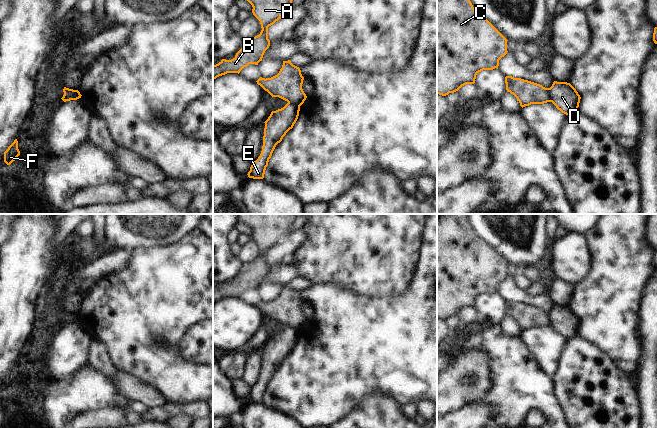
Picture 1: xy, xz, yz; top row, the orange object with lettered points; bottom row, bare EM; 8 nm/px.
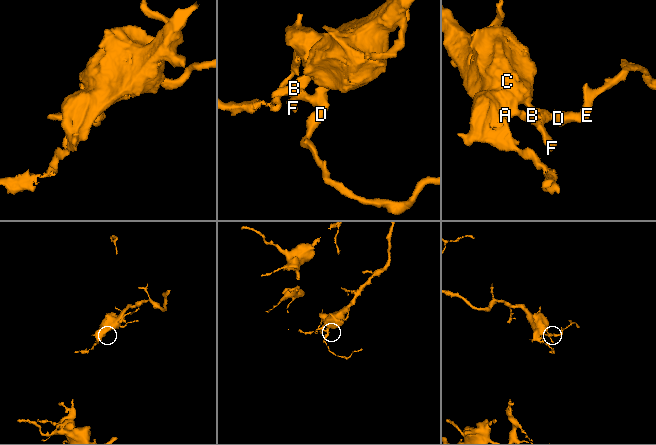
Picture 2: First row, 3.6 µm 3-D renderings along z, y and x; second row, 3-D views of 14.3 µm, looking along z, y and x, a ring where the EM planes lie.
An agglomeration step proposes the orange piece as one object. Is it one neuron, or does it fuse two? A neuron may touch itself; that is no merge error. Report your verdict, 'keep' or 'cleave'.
cleave

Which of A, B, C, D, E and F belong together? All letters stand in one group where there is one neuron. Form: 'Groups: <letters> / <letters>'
Groups: A B C F / D E.

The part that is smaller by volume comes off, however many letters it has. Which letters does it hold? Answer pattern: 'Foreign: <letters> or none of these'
Foreign: D, E

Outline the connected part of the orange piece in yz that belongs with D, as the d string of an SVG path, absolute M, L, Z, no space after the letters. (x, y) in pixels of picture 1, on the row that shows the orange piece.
M554 81L549 90L550 102L562 113L569 115L578 110L581 97L570 83Z

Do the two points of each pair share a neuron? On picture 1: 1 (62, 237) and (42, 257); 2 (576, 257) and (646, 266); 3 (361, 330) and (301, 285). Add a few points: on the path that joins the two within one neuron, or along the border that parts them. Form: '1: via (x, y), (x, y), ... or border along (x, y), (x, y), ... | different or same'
1: border along (58, 226), (57, 232), (51, 241), (57, 246) | different
2: border along (586, 236), (591, 257), (591, 272), (582, 281) | different
3: border along (316, 284), (300, 292) | different

